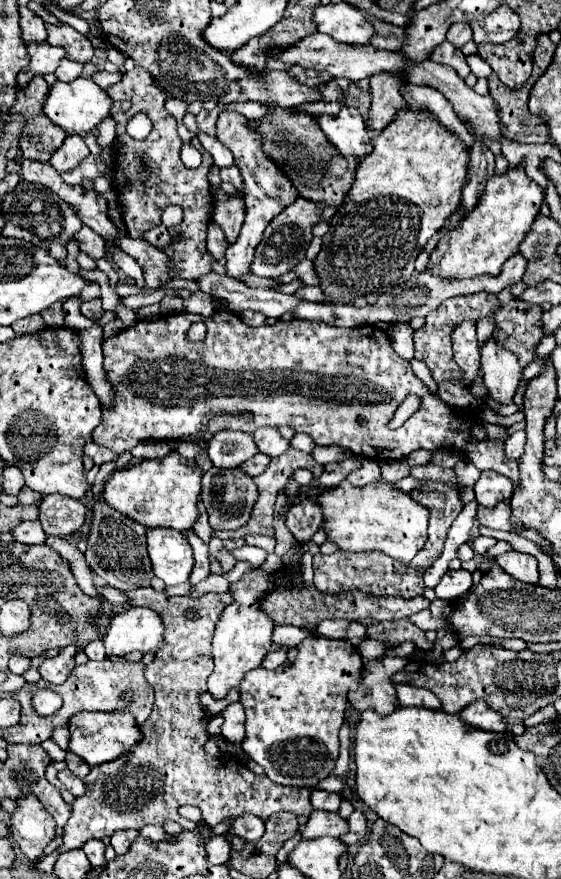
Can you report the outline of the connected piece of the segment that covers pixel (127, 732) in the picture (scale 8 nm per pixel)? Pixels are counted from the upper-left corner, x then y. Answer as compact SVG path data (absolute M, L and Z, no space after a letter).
M78 712L68 722L70 730L70 746L68 752L80 756L88 766L98 766L108 760L118 758L120 754L128 752L140 738L140 730L132 716L128 714L110 714L110 712Z

